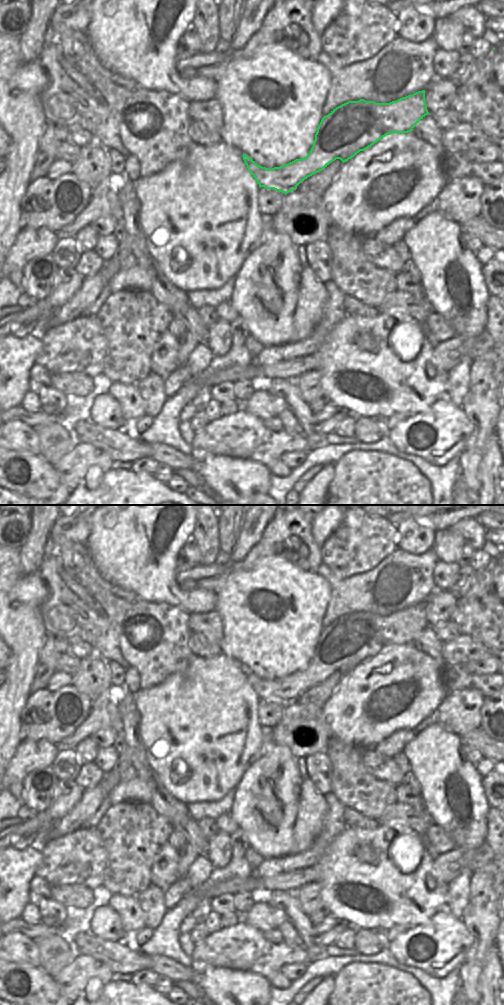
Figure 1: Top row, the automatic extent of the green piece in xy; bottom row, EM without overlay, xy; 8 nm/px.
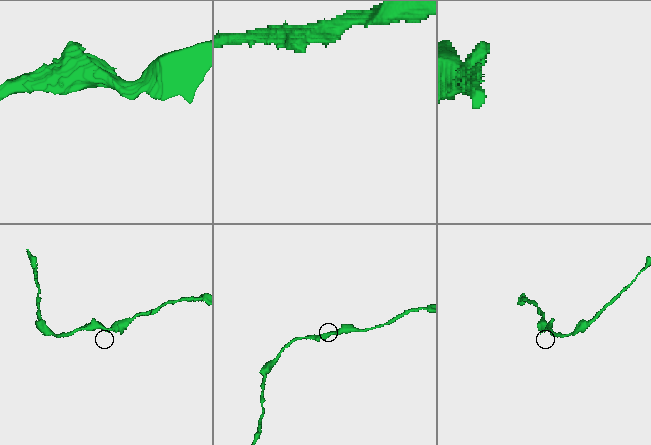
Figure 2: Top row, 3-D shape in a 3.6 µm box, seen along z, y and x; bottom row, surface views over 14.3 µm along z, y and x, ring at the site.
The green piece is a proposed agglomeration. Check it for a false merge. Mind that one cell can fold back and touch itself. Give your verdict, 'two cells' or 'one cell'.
one cell

